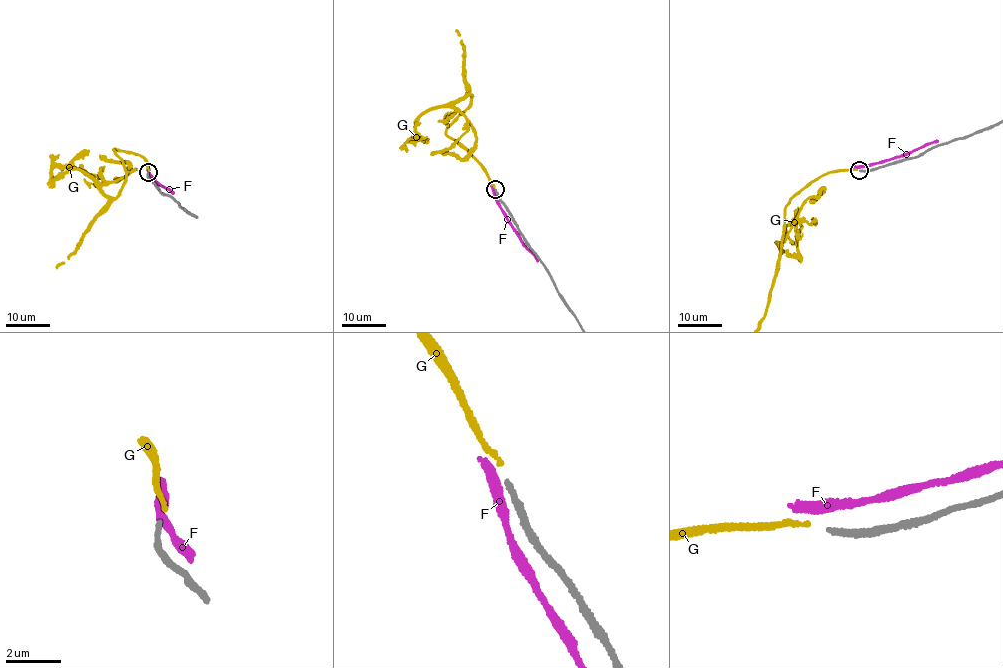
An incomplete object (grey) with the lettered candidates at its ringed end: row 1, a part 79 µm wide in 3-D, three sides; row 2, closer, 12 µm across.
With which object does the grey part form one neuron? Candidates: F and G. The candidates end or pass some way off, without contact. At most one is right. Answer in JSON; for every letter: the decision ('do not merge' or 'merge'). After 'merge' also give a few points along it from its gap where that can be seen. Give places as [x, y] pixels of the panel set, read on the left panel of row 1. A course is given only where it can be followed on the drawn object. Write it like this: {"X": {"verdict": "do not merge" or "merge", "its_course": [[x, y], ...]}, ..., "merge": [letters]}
{"F": {"verdict": "do not merge"}, "G": {"verdict": "merge"}, "merge": ["G"]}

